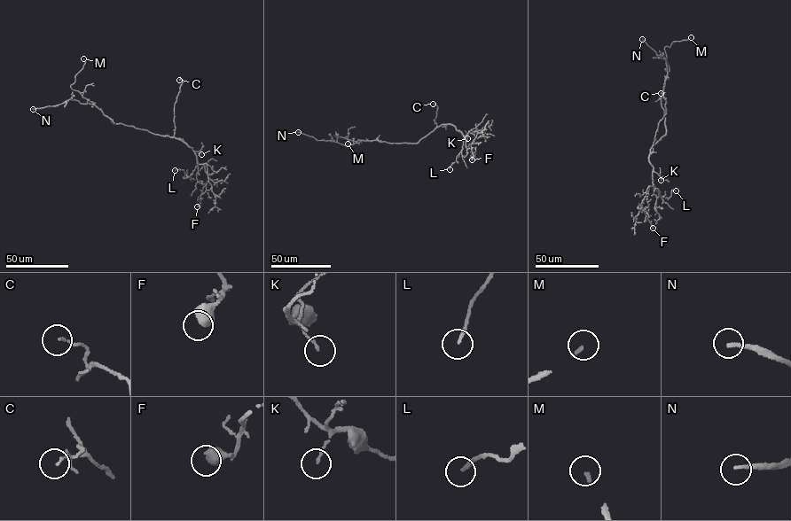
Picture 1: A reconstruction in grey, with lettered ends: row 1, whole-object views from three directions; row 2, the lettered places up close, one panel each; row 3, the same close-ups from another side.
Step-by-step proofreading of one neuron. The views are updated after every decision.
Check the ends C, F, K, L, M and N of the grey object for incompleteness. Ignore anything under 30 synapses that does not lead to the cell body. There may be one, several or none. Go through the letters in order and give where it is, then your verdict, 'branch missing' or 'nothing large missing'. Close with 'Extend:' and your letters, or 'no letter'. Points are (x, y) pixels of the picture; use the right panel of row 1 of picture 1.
C: place (661, 93); nothing large missing
F: place (653, 228); nothing large missing
K: place (661, 180); nothing large missing
L: place (676, 190); nothing large missing
M: place (691, 37); branch missing
N: place (642, 39); branch missing
Extend: M, N

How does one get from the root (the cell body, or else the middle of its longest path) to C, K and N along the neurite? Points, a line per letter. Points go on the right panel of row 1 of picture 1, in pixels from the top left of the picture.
C: (665, 135), (653, 143), (658, 122), (666, 112), (666, 101), (661, 93)
K: (665, 135), (653, 146), (649, 158), (653, 171), (661, 180)
N: (665, 135), (665, 119), (661, 98), (669, 66), (642, 39)

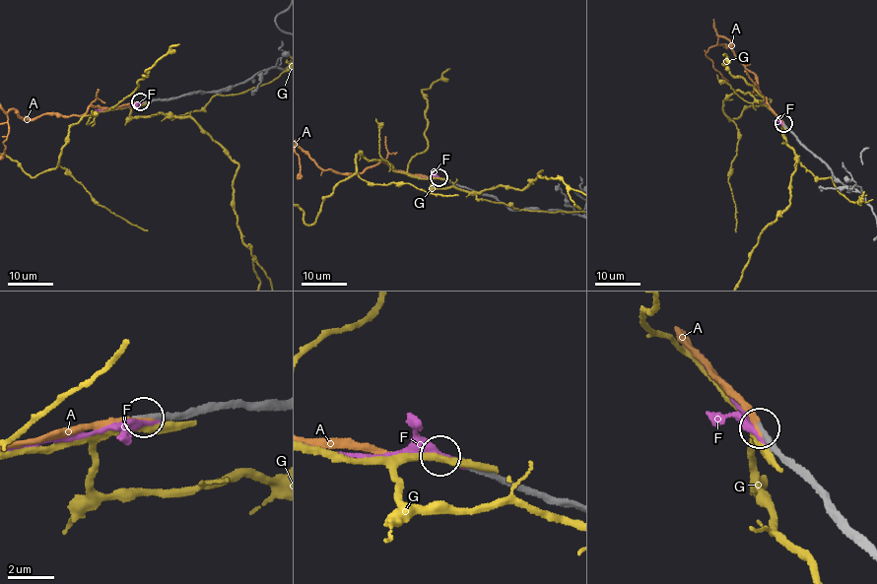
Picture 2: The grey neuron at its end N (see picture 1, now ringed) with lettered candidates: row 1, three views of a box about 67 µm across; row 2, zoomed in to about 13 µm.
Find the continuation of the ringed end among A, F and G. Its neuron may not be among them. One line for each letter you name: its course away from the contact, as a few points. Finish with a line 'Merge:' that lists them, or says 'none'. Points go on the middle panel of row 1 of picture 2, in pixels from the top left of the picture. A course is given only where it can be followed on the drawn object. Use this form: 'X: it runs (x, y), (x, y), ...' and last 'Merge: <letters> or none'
A: it runs (439, 179), (396, 172), (383, 162), (362, 172), (322, 170), (296, 145), (297, 140), (298, 178)
Merge: A

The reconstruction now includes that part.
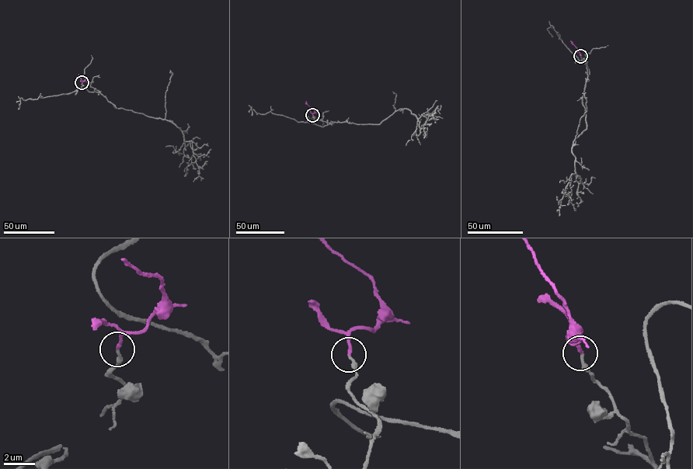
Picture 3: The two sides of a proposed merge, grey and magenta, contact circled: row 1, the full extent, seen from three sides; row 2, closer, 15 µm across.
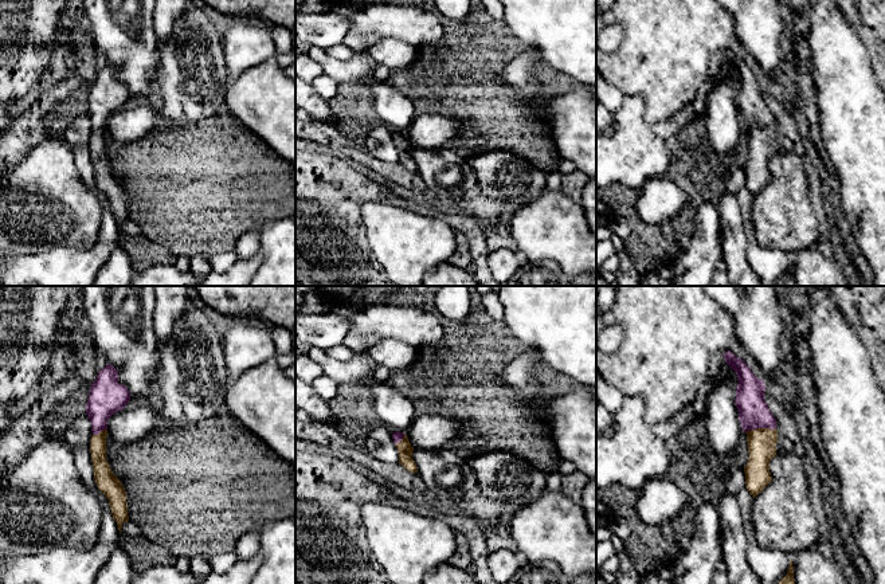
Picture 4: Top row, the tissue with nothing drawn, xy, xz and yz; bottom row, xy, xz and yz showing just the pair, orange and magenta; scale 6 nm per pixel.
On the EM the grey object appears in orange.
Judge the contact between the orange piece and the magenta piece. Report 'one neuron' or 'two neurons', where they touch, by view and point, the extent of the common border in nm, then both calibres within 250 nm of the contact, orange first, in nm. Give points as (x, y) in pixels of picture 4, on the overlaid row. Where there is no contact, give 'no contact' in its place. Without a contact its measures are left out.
one neuron | yz (760, 428) | 190 nm | 170/190 nm

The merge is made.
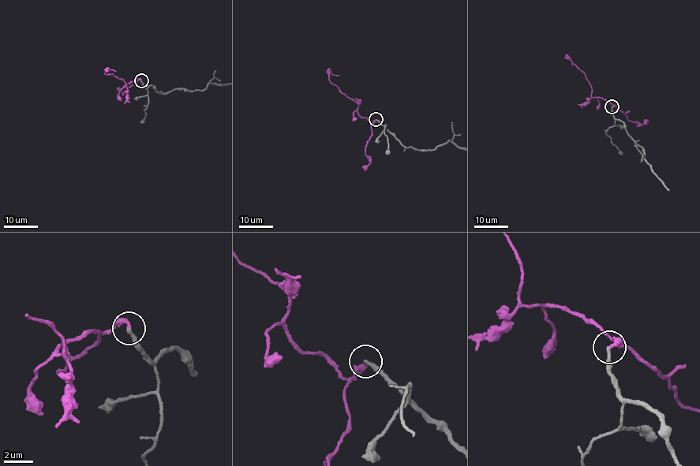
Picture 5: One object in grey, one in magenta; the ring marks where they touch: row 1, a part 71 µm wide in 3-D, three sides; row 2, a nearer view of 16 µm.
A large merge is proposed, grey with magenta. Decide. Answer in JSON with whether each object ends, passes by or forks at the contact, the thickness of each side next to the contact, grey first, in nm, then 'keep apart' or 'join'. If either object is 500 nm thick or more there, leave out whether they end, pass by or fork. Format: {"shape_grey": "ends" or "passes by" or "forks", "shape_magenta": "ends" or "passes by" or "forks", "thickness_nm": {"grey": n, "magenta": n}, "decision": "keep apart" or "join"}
{"shape_grey": "ends", "shape_magenta": "ends", "thickness_nm": {"grey": 220, "magenta": 280}, "decision": "join"}

